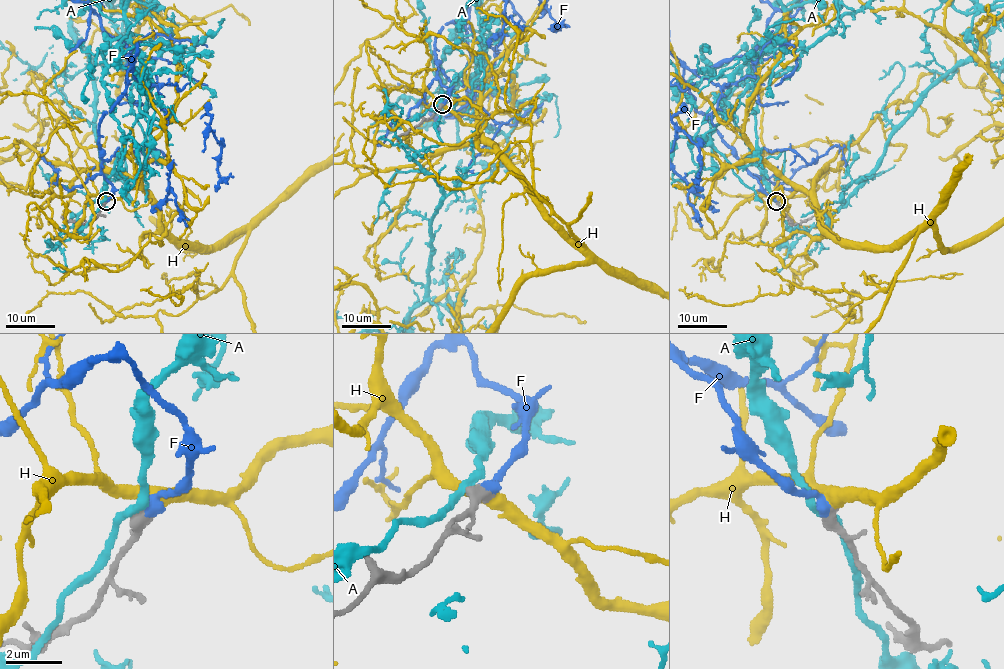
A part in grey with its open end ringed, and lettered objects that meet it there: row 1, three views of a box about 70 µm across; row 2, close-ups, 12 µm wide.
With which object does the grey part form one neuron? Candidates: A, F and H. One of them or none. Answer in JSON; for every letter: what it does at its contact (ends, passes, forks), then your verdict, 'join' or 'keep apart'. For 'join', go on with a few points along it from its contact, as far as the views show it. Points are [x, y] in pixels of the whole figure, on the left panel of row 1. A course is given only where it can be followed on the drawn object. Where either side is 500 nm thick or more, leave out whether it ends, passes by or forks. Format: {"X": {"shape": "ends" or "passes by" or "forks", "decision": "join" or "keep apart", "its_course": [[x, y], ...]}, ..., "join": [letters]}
{"A": {"decision": "keep apart"}, "F": {"decision": "join"}, "H": {"shape": "passes by", "decision": "keep apart"}, "join": ["F"]}

